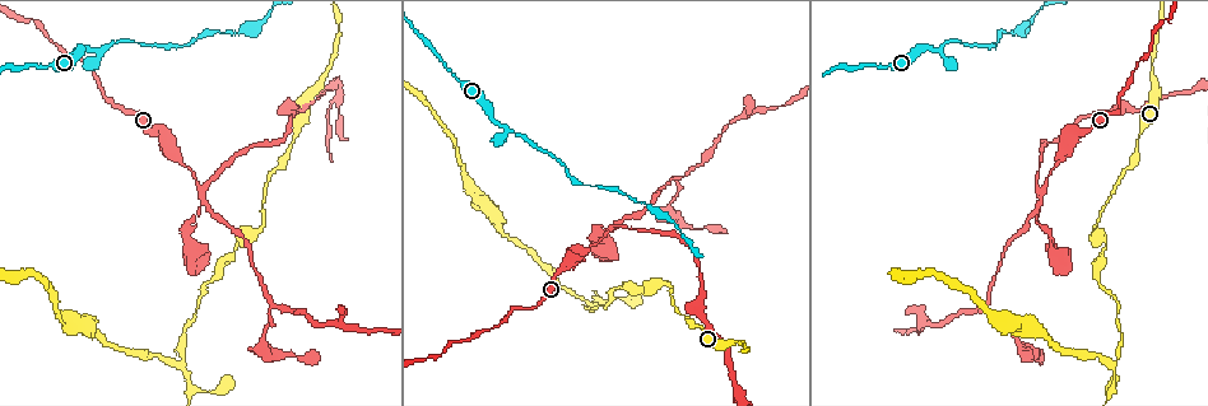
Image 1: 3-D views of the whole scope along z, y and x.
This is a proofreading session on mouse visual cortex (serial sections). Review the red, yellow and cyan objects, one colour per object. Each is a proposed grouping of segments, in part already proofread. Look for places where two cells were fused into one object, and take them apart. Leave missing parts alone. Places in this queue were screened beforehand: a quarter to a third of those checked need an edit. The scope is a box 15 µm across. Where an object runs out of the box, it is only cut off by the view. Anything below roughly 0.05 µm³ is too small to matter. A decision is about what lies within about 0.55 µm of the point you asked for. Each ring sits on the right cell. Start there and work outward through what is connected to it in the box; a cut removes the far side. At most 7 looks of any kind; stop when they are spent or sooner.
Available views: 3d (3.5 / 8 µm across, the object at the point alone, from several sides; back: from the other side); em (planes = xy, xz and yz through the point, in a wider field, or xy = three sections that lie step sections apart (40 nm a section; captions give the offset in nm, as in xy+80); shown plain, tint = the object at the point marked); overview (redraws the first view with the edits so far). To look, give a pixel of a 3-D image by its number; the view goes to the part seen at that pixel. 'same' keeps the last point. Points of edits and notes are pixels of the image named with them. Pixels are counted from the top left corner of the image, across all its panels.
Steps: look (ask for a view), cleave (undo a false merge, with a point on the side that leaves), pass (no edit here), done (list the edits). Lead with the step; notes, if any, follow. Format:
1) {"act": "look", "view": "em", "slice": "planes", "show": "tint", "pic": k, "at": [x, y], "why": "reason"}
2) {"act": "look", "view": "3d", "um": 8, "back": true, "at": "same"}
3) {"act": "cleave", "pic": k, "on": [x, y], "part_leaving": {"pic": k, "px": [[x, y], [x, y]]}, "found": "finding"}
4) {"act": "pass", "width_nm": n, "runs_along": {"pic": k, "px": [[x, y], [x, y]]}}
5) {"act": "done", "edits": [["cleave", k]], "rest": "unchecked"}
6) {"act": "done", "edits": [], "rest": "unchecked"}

{"act": "look", "view": "3d", "um": 8, "pic": 1, "at": [1104, 248]}

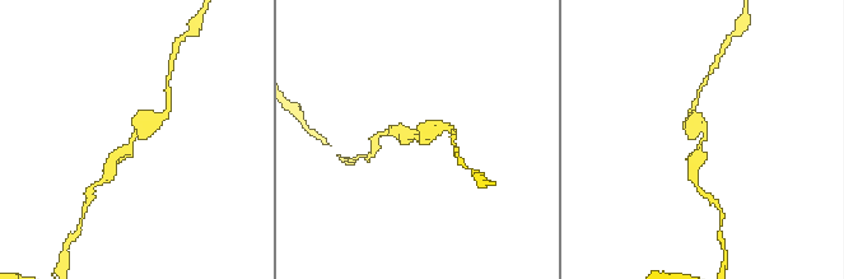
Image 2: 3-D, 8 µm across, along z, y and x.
{"act": "look", "view": "em", "slice": "xy", "step": 5, "show": "tint", "pic": 2, "at": [701, 142], "arm_widths_nm": [300, 500], "why": "need the tissue"}

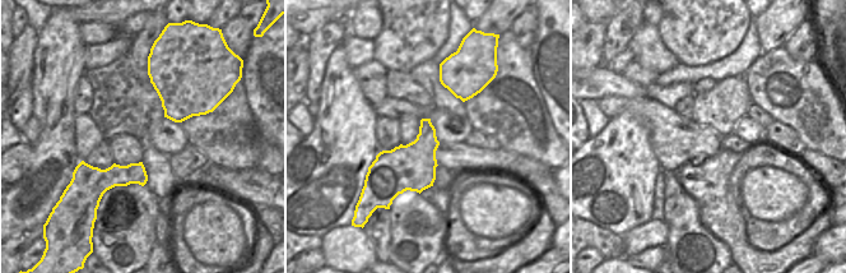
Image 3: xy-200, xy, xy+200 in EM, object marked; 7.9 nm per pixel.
{"act": "pass", "runs_along": {"pic": 2, "px": [[154, 124], [111, 164]]}, "found": "continuous, no second cell"}

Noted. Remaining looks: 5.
{"act": "look", "view": "3d", "um": 8, "pic": 1, "at": [203, 192]}

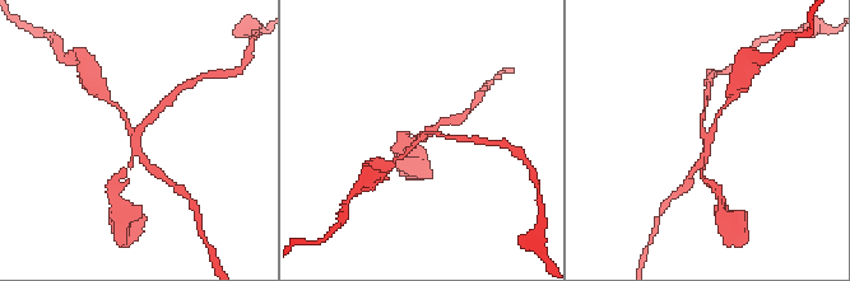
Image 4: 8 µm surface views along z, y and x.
{"act": "look", "view": "em", "slice": "xy", "step": 2, "show": "tint", "pic": 4, "at": [132, 136], "arms": 4, "arm_widths_nm": [150, 150, 150, 250], "why": "now the EM"}

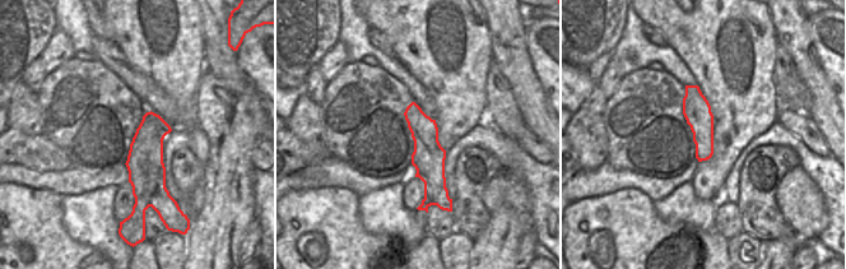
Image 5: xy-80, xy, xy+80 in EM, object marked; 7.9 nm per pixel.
{"act": "cleave", "pic": 4, "on": [122, 173], "found": "a second cell is stuck on"}

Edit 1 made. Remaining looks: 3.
{"act": "look", "view": "3d", "um": 8, "pic": 1, "at": [273, 301], "why": "a narrow waist"}

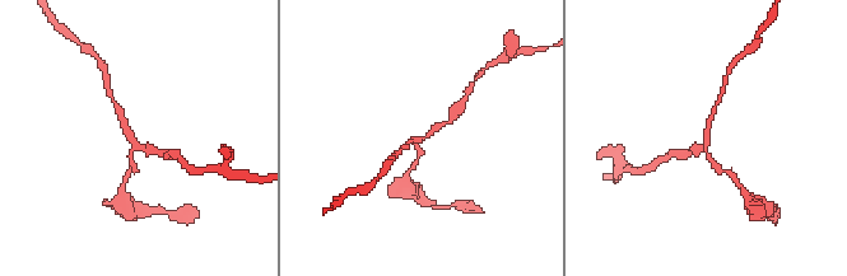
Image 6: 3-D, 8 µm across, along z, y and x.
{"act": "look", "view": "3d", "um": 3.5, "pic": 6, "at": [705, 144]}

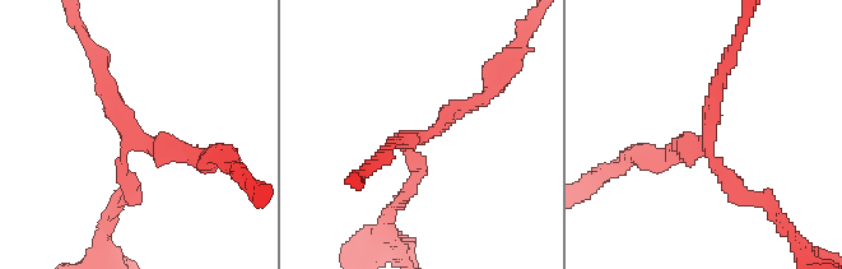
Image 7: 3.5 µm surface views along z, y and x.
{"act": "pass", "runs_along": {"pic": 7, "px": [[729, 56], [710, 158], [749, 196]]}, "found": "one cell here"}

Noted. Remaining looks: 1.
{"act": "done", "edits": [["cleave", 4]], "rest": "unchecked"}

